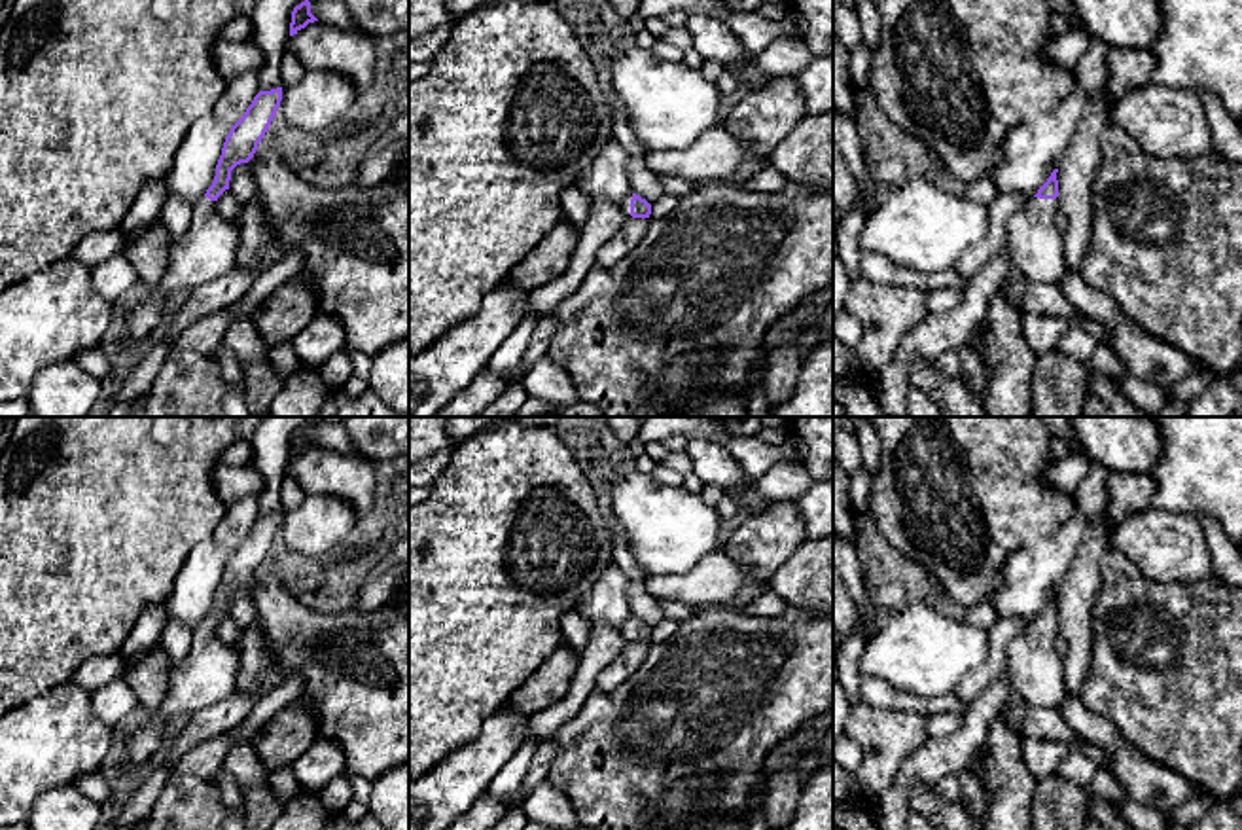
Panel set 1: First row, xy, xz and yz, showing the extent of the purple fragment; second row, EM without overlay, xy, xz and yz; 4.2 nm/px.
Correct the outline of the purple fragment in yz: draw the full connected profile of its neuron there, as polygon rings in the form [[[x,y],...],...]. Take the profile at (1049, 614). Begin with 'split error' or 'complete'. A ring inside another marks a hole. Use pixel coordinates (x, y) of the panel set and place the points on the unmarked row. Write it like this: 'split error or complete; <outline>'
split error; [[[1058,593],[1032,622],[1030,629],[1011,639],[1007,667],[1011,688],[1028,707],[1058,709],[1066,699],[1064,658],[1055,648],[1058,637]]]

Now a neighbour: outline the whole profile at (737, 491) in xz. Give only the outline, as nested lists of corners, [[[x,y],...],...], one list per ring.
[[[740,479],[725,489],[725,493],[740,506],[746,508],[752,515],[763,514],[772,500],[771,498],[748,498],[746,493],[754,479]]]

